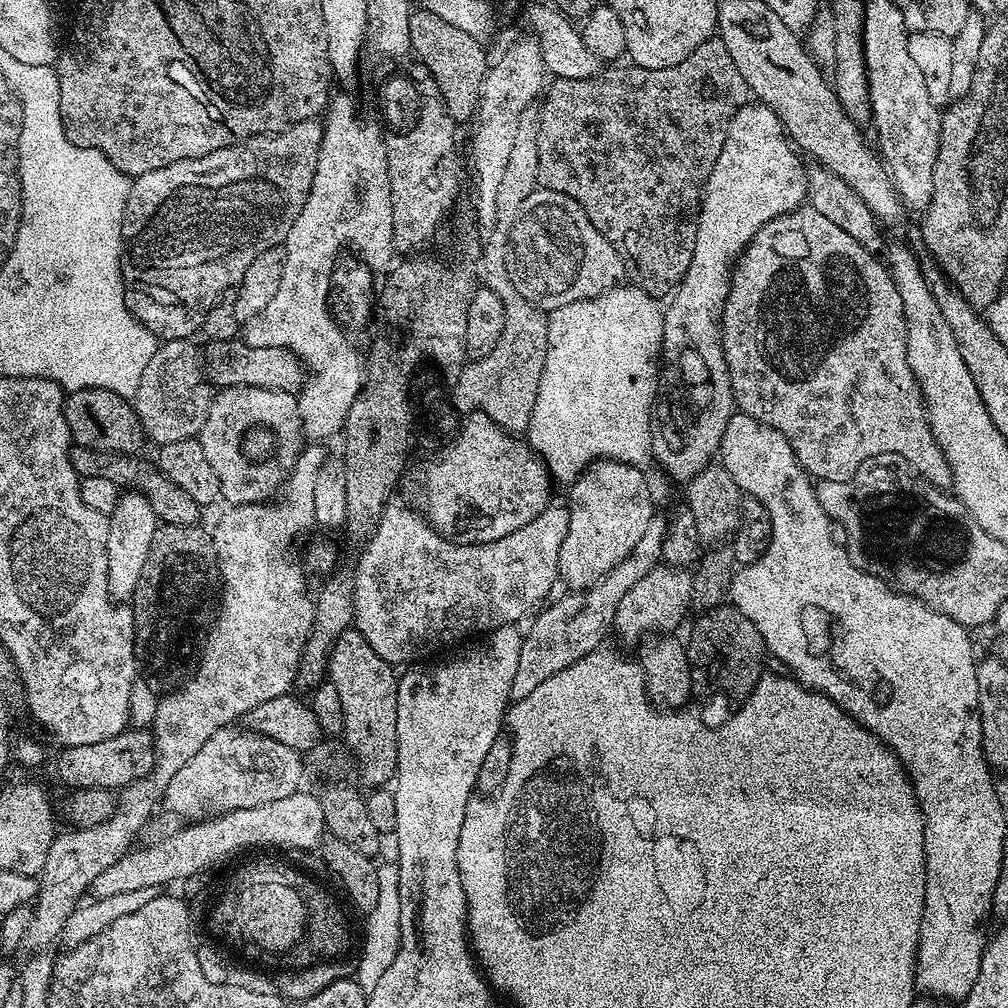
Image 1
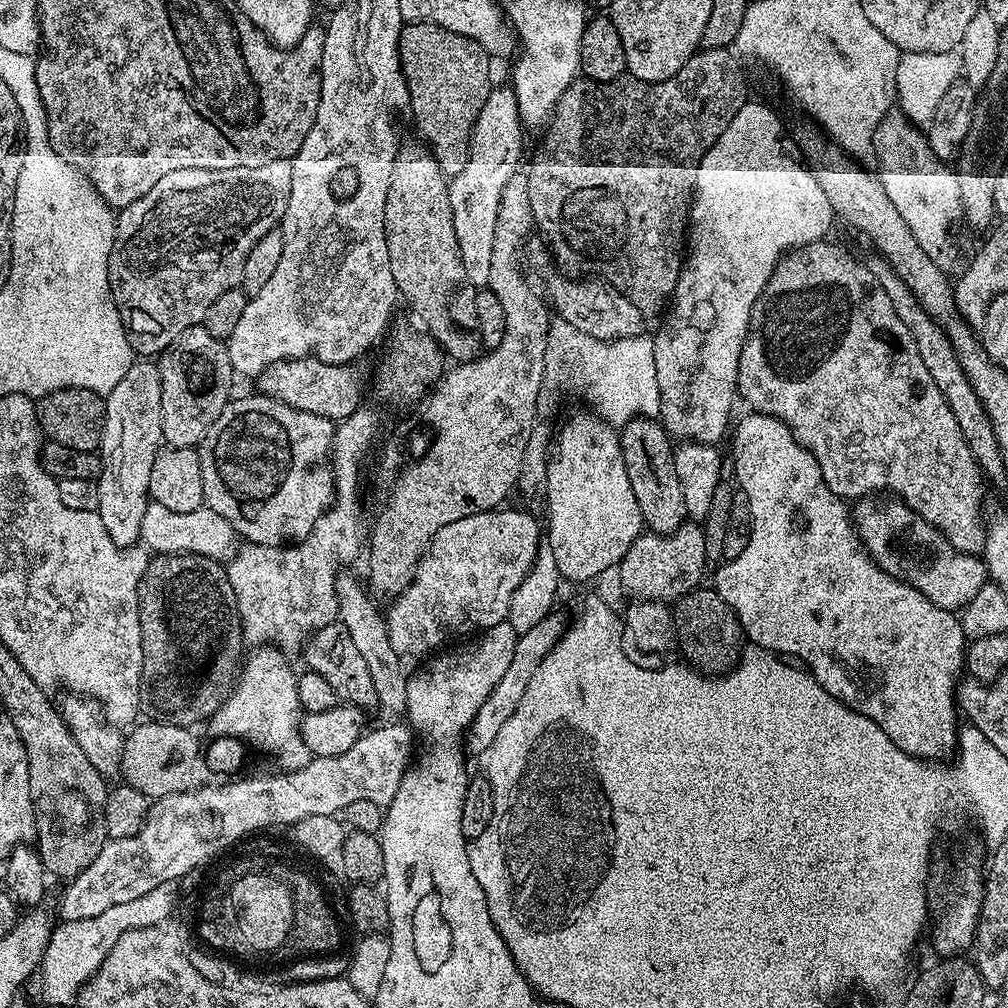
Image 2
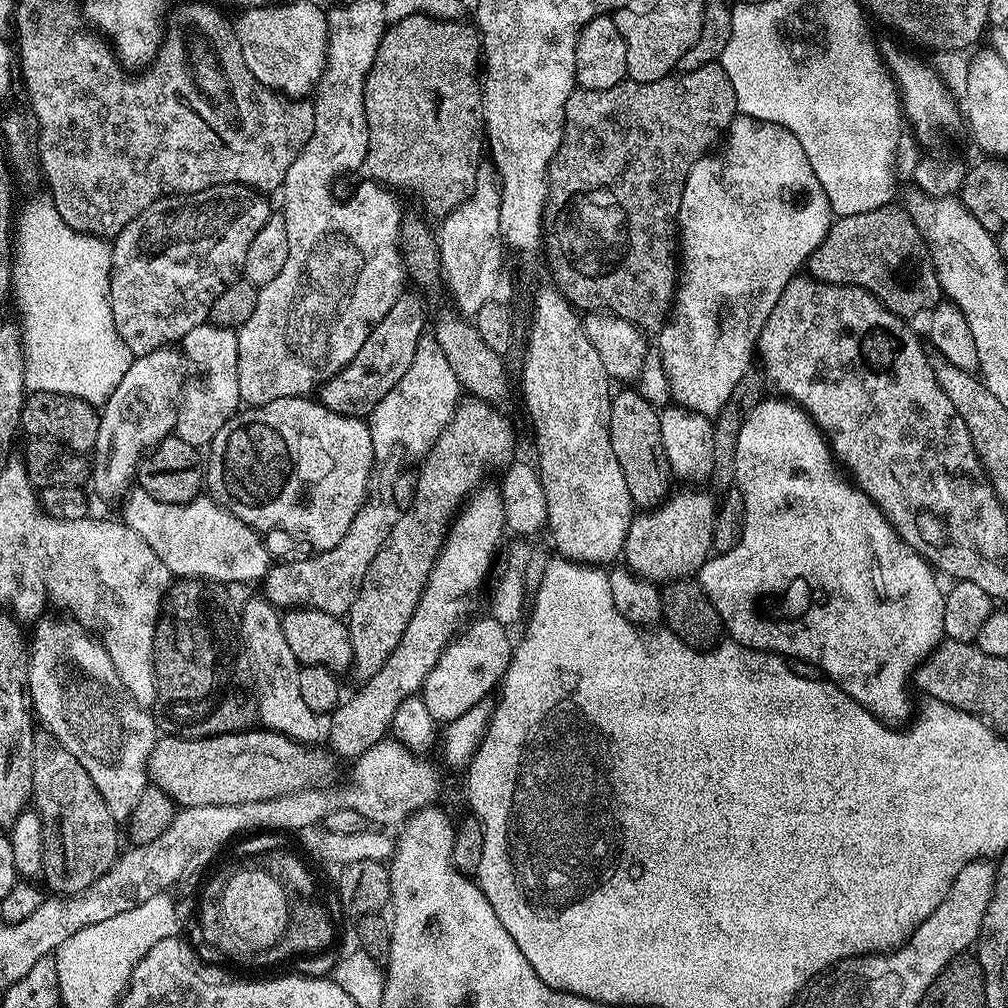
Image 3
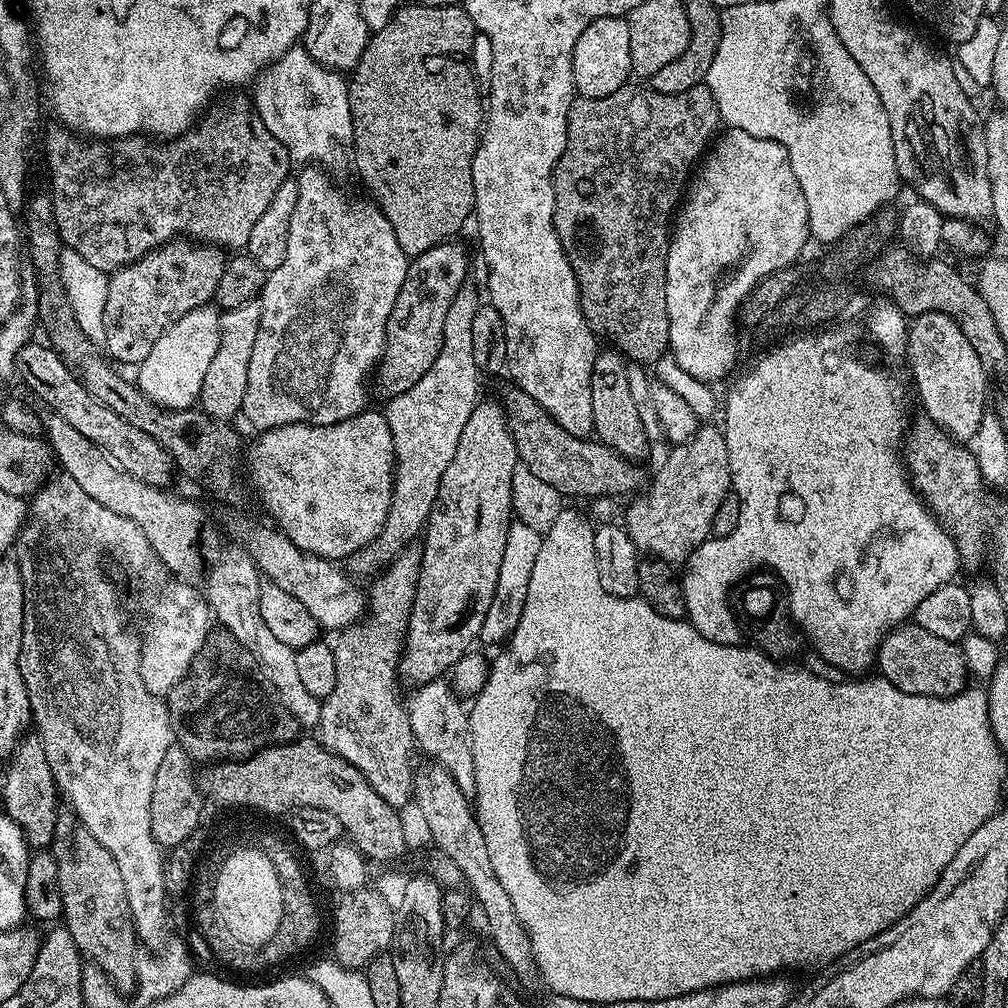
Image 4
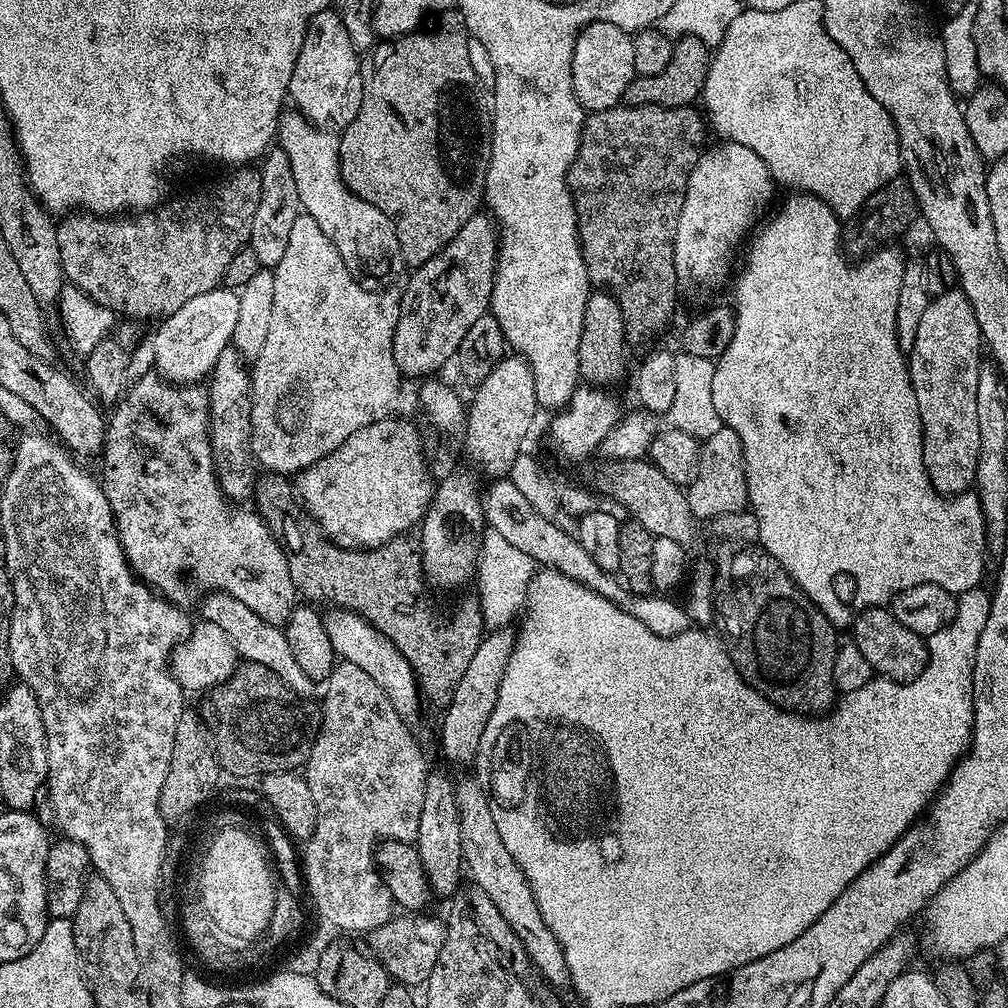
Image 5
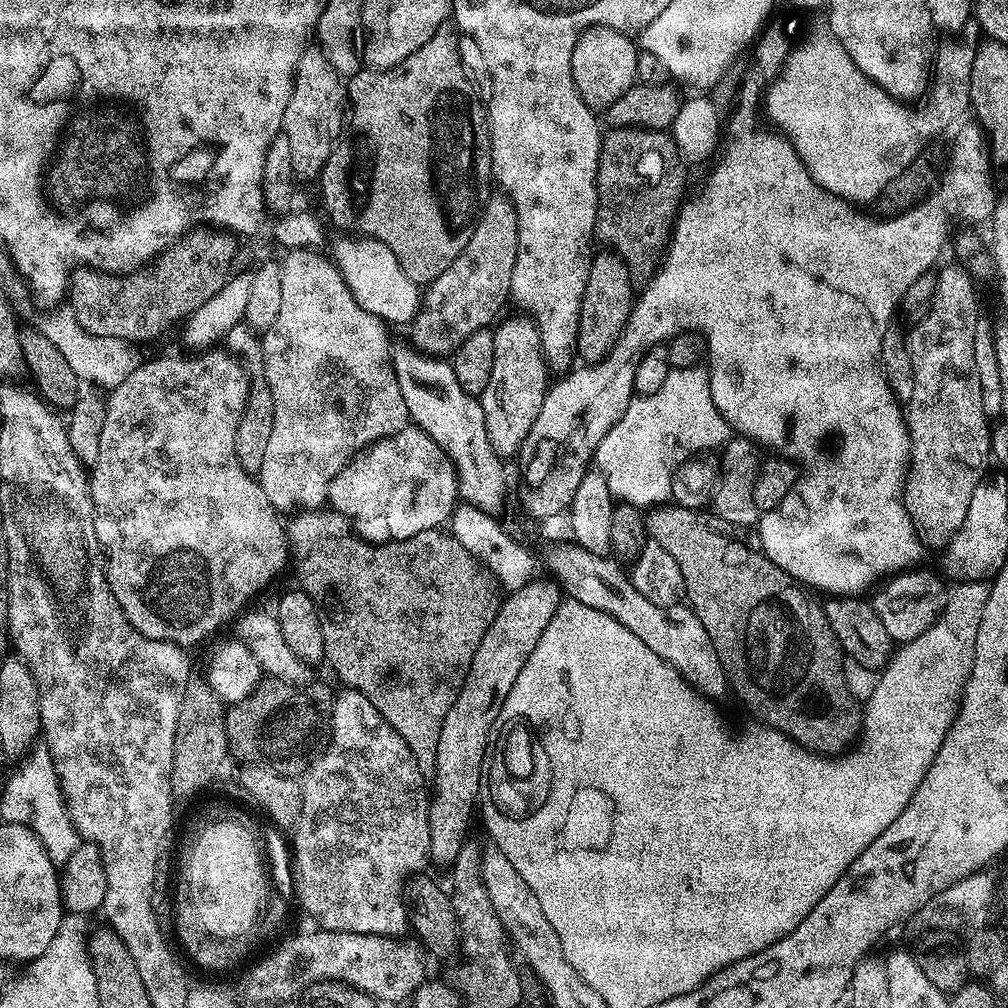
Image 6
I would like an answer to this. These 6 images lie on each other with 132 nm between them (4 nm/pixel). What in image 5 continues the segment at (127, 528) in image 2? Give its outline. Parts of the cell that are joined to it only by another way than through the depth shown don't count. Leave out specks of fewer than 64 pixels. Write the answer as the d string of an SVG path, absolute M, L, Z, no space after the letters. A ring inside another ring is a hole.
M221 286L190 298L182 310L174 310L174 314L163 317L159 321L160 329L150 340L154 346L155 371L174 384L203 381L211 373L214 362L218 362L218 354L232 343L239 301L240 297L233 289Z

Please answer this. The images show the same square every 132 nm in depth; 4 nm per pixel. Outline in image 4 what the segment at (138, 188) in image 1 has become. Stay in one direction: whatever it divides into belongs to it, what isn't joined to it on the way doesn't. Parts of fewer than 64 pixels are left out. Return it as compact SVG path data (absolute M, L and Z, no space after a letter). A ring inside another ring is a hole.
M177 238L111 273L106 290L106 310L102 314L103 351L117 365L139 366L171 321L190 310L205 307L213 299L225 261L217 249Z

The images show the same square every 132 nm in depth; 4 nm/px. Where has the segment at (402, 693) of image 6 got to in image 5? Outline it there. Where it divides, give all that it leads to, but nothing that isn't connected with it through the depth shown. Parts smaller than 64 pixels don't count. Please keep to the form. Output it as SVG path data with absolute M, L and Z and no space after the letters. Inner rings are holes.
M279 474L261 475L256 481L254 508L282 546L297 593L312 602L329 600L337 609L357 612L370 621L410 662L423 699L447 706L486 635L486 617L479 599L472 594L462 597L443 620L432 609L422 553L415 539L395 536L377 548L338 546L320 531L300 503L297 489L288 483Z

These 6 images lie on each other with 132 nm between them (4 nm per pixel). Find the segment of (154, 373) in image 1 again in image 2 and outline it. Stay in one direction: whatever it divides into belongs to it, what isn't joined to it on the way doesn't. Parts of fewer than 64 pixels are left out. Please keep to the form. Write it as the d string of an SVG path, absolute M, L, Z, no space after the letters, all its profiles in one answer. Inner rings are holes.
M202 326L188 328L169 348L159 353L158 367L162 378L164 444L169 448L196 448L233 395L234 365L230 362L228 345L212 337Z

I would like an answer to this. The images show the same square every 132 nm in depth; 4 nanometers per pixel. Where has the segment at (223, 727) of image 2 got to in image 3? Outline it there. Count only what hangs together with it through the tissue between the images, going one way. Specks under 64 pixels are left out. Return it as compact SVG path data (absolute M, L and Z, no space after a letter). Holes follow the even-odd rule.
M263 595L252 596L241 607L238 612L238 635L243 647L252 651L252 668L256 671L256 696L254 692L254 703L258 709L258 720L263 727L269 729L287 729L291 732L290 739L302 743L310 743L316 736L316 729L322 724L321 717L302 699L302 694L298 691L298 674L302 665L294 658L294 653L290 651L290 645L286 643L286 634L282 634L282 624L280 622L281 613L277 611L271 602Z

